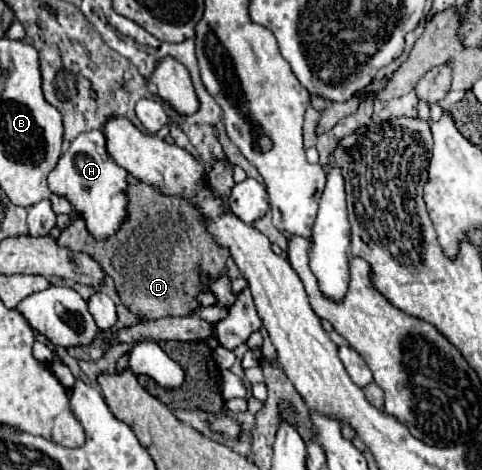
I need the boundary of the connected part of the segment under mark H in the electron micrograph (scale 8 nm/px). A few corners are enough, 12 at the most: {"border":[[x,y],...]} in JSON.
{"border":[[101,130],[81,132],[49,174],[95,238],[127,218],[127,170]]}

